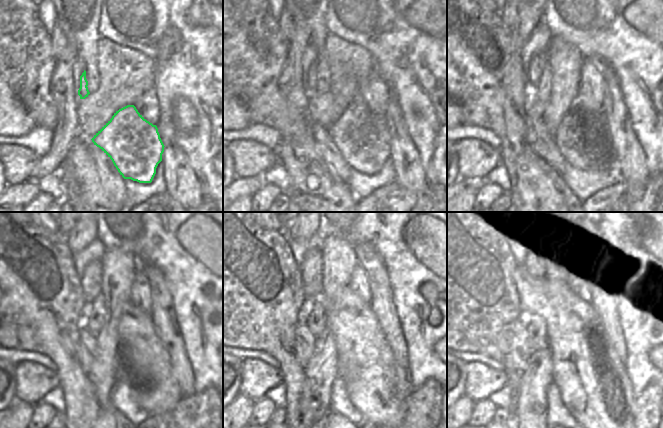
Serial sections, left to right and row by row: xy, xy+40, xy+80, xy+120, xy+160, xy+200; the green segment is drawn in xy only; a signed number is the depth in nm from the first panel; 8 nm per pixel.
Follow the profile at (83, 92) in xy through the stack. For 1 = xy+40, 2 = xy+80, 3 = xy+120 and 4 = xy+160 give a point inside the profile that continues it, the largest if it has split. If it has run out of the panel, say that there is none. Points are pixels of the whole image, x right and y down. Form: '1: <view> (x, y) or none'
1: xy+40 (311, 77)
2: xy+80 (537, 64)
3: xy+120 (90, 281)
4: xy+160 (312, 267)

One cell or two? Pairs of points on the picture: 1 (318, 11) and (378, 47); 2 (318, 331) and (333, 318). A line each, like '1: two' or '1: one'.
1: two
2: two

